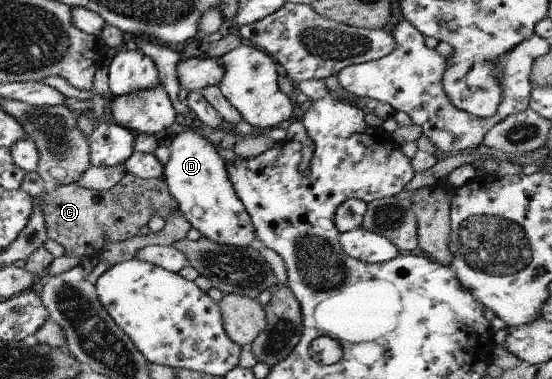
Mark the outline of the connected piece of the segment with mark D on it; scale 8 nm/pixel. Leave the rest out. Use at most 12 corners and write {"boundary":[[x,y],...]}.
{"boundary":[[199,128],[169,142],[162,178],[200,236],[256,237],[225,161]]}

